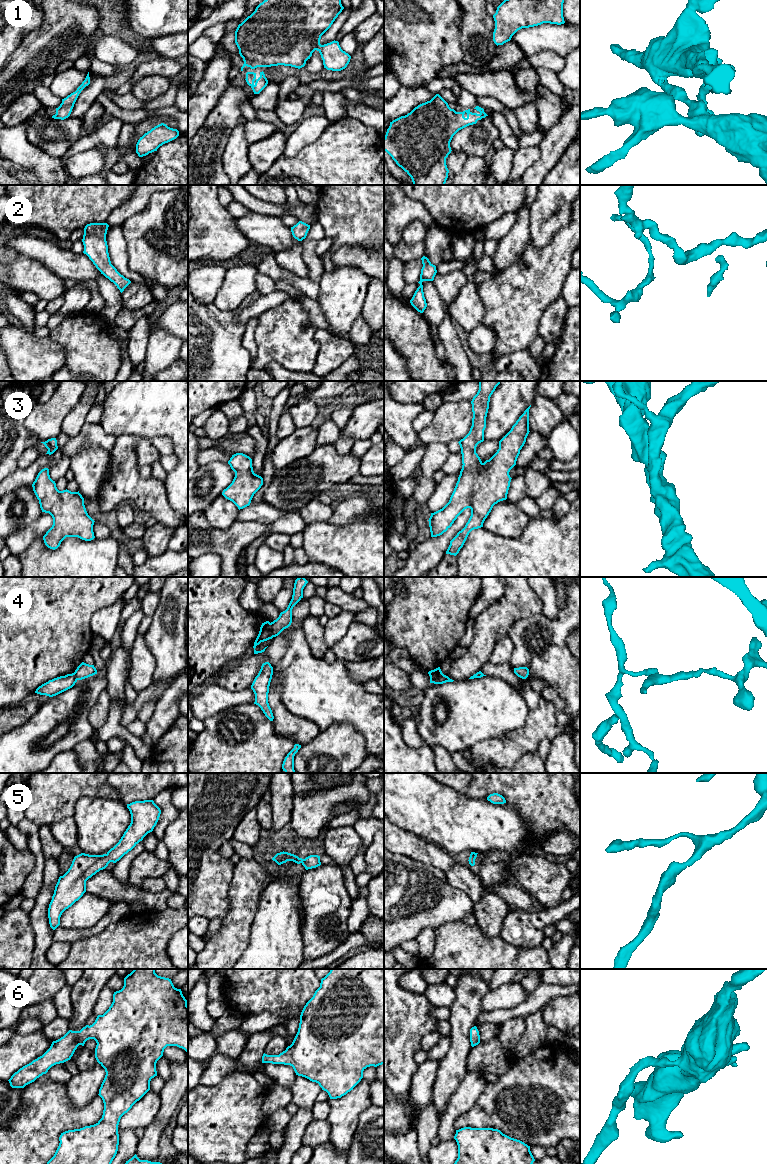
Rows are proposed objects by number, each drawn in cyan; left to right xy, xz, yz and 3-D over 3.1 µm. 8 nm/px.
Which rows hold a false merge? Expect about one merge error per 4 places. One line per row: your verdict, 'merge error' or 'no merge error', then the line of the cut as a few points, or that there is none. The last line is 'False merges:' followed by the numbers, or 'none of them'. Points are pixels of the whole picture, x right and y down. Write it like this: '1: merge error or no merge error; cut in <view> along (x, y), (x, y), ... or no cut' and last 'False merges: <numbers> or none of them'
1: no merge error; no cut
2: no merge error; no cut
3: no merge error; no cut
4: merge error; cut in xz along (270, 623), (270, 631), (273, 636)
5: no merge error; no cut
6: no merge error; no cut
False merges: 4

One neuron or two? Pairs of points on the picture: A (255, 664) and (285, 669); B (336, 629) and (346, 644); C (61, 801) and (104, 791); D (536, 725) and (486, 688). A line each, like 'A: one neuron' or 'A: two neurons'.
A: two neurons
B: two neurons
C: one neuron
D: two neurons

